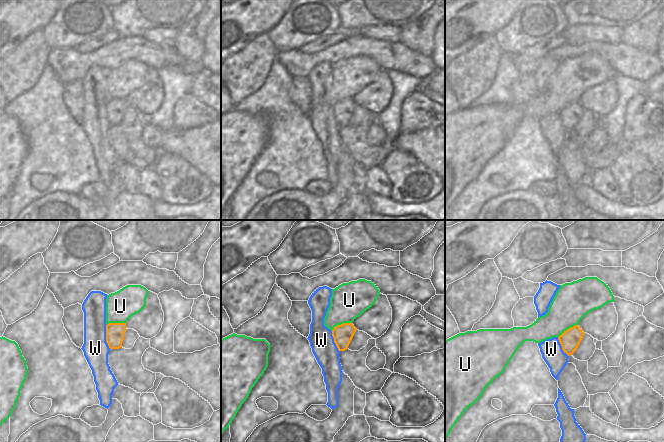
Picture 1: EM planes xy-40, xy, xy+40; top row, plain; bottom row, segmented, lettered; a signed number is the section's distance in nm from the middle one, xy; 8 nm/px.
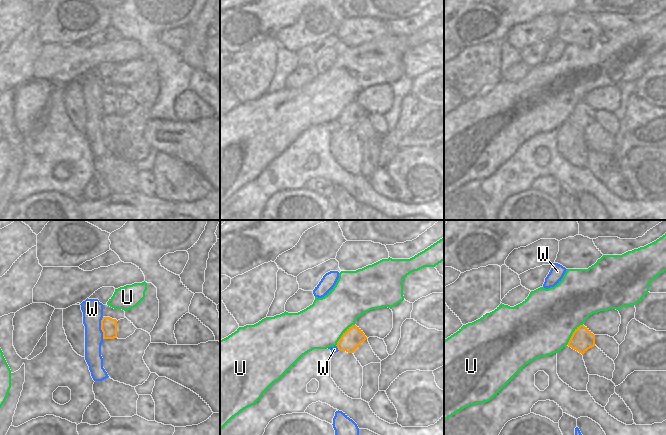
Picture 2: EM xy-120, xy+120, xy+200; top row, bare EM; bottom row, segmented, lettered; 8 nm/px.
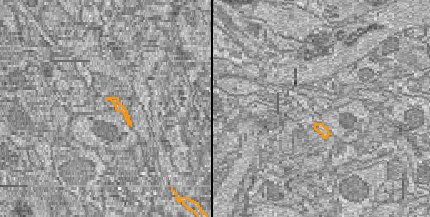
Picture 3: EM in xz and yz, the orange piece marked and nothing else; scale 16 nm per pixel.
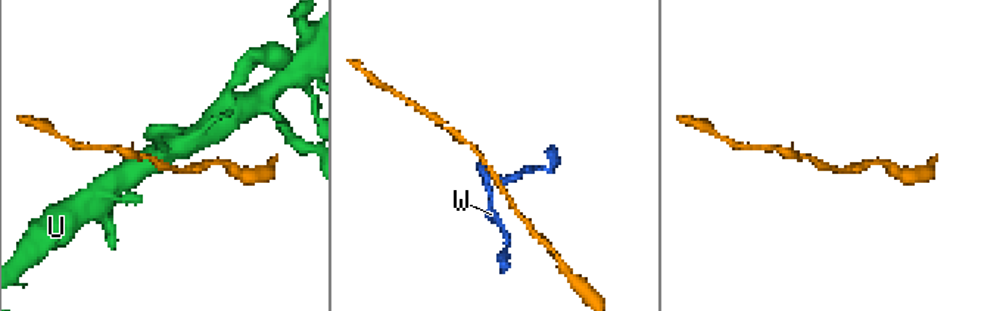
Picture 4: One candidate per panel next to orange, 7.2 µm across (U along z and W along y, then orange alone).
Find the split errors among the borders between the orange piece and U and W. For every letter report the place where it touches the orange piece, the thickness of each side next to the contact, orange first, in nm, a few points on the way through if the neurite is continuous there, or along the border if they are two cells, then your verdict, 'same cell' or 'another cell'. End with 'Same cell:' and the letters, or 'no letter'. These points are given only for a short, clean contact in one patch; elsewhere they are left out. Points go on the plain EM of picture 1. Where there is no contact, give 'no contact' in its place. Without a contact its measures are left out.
U: meets orange in xy+40 at (567, 105); 160 nm thick on the orange side, 300 nm on the other; another cell
W: meets orange in xy-40 at (106, 112); 150 nm thick on the orange side, 200 nm on the other; border along xy-40 (106, 100), (106, 119), (110, 124); another cell
Same cell: no letter

